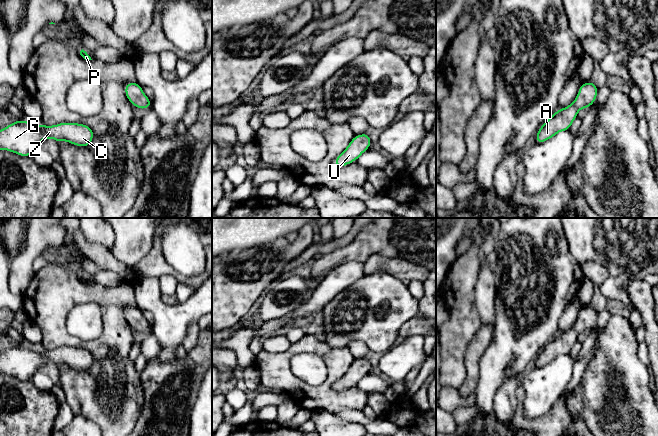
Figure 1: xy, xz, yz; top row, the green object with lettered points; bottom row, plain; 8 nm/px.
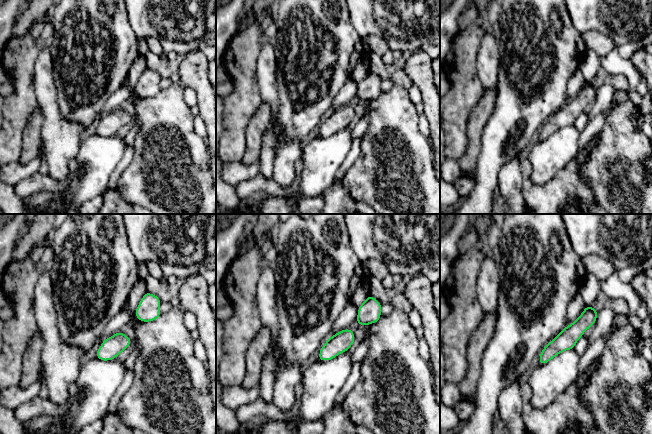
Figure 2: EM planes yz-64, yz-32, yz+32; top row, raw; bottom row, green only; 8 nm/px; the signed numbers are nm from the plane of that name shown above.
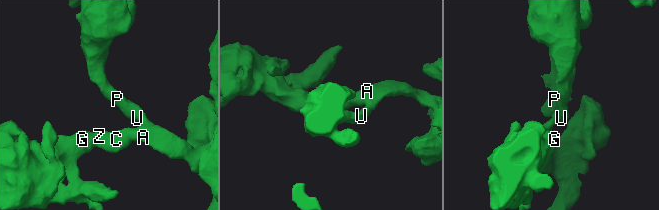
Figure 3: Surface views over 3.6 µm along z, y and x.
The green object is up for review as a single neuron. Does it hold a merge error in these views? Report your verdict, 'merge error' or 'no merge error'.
no merge error

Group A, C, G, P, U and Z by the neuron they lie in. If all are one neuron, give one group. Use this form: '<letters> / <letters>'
A C G P U Z

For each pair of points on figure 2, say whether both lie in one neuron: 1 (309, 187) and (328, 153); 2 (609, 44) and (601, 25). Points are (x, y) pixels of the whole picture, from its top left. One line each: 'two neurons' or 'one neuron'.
1: one neuron
2: two neurons

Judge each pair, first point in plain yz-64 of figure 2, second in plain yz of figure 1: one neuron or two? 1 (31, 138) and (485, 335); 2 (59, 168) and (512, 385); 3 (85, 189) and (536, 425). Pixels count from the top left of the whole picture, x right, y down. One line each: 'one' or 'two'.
1: one
2: one
3: two

